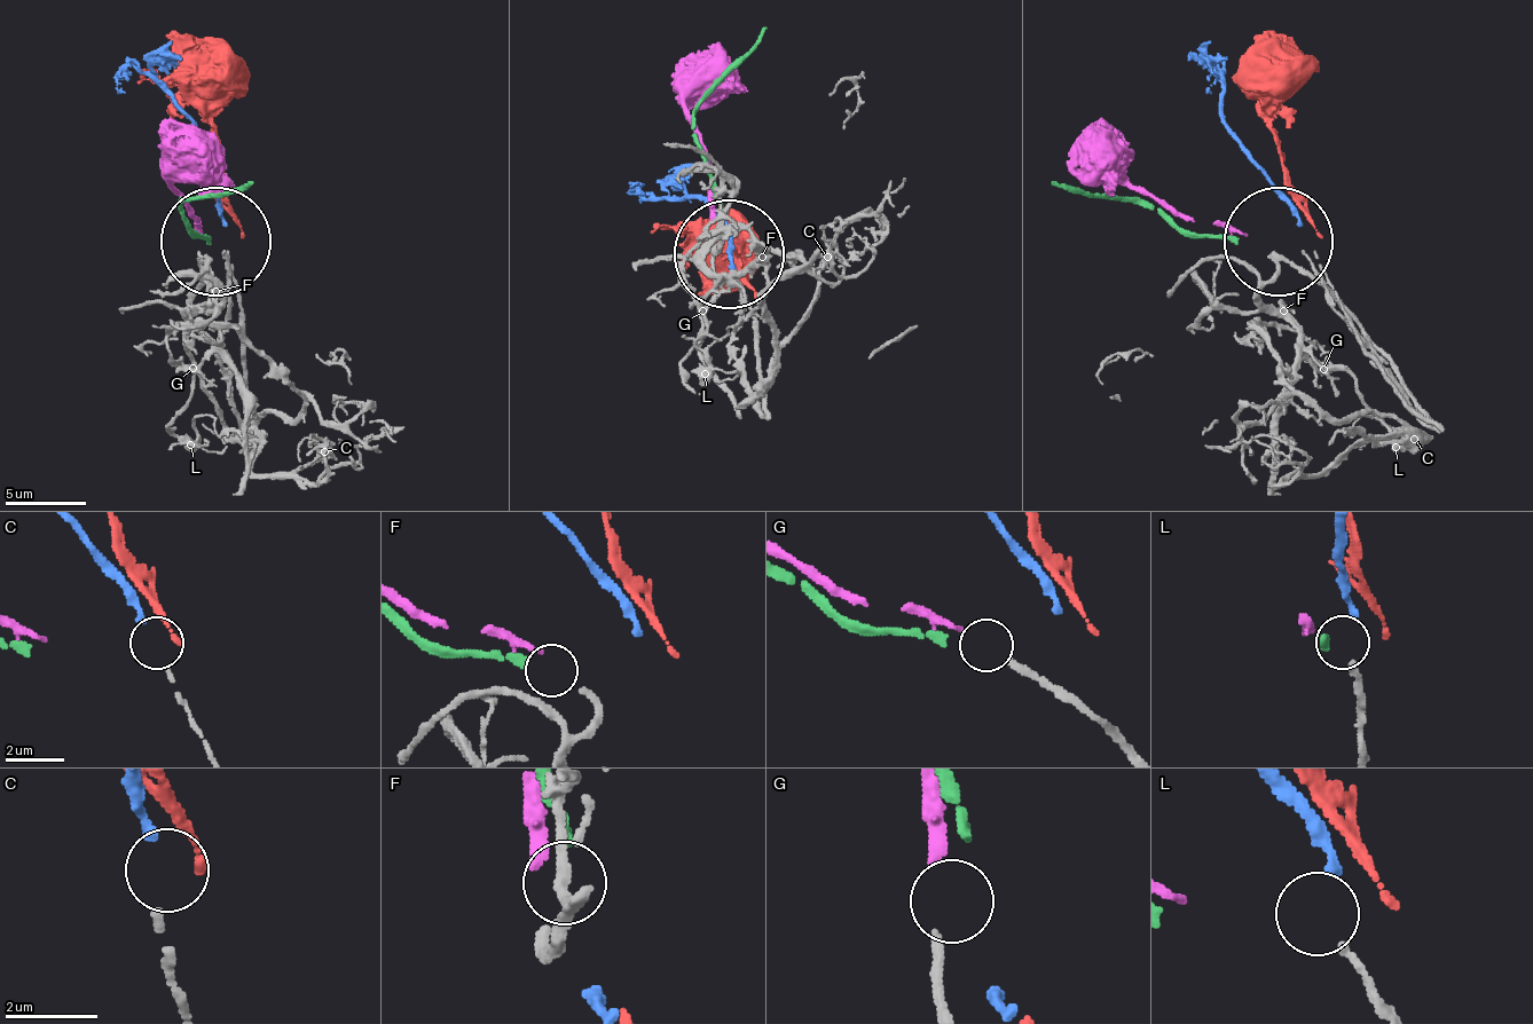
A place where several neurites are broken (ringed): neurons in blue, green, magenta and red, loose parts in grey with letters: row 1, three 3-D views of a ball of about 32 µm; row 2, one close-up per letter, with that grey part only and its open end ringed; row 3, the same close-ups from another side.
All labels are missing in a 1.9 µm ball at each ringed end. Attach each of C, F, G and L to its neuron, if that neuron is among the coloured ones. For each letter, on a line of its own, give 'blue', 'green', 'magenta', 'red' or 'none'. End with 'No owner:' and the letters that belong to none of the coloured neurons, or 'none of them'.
C: blue
F: green
G: magenta
L: none
No owner: L

